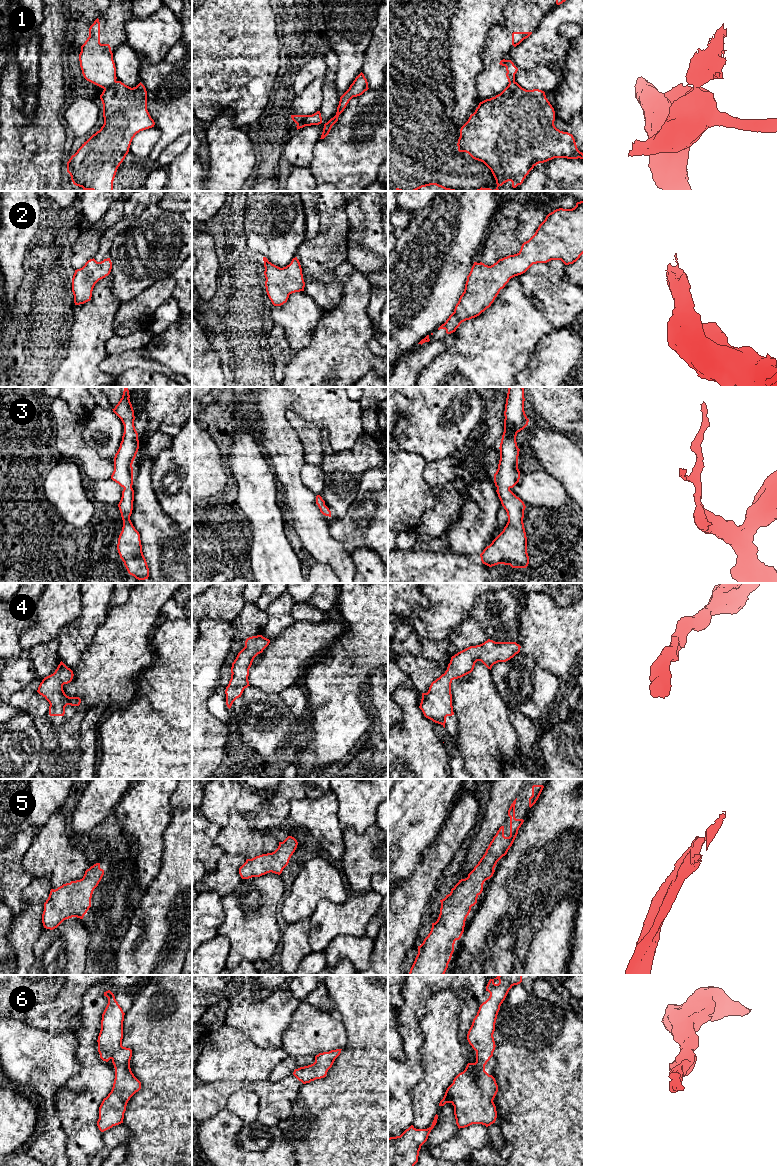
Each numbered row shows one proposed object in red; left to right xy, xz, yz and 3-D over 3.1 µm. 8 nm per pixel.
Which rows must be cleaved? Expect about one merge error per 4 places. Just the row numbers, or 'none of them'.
1

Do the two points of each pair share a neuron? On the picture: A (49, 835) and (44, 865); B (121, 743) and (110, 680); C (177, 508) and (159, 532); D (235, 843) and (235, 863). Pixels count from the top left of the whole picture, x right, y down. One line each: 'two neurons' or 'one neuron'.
A: one neuron
B: two neurons
C: two neurons
D: two neurons

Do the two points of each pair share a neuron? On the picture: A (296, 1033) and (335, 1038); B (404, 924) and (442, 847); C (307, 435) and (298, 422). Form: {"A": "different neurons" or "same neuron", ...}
{"A": "same neuron", "B": "same neuron", "C": "same neuron"}

